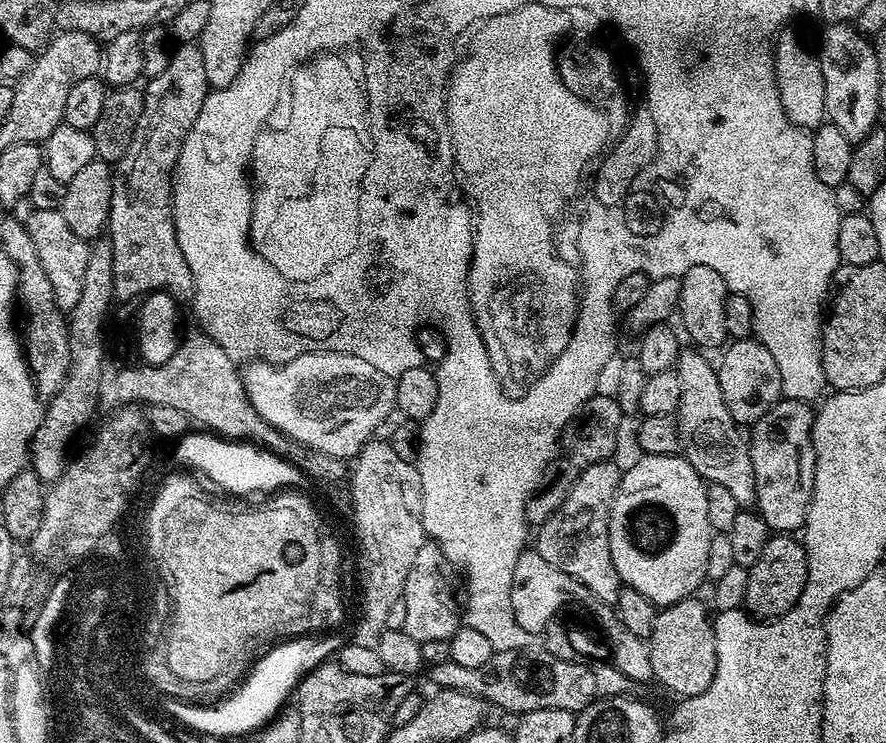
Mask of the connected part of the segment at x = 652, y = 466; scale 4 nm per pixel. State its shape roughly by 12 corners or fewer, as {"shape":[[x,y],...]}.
{"shape":[[680,454],[623,469],[608,515],[621,581],[695,597],[714,535]]}

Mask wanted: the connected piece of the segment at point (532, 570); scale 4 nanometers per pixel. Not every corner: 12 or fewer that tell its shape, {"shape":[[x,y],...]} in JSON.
{"shape":[[525,550],[510,606],[518,626],[543,630],[577,600],[592,608],[610,663],[628,681],[653,679],[646,641],[576,577]]}

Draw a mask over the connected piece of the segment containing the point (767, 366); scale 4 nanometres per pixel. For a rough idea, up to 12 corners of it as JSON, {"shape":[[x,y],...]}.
{"shape":[[755,338],[718,360],[722,398],[751,426],[782,399],[782,374]]}

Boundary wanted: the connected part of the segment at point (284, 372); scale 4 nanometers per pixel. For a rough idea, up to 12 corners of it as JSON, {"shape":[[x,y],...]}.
{"shape":[[345,352],[252,362],[245,394],[323,452],[344,412],[396,407],[395,379]]}

